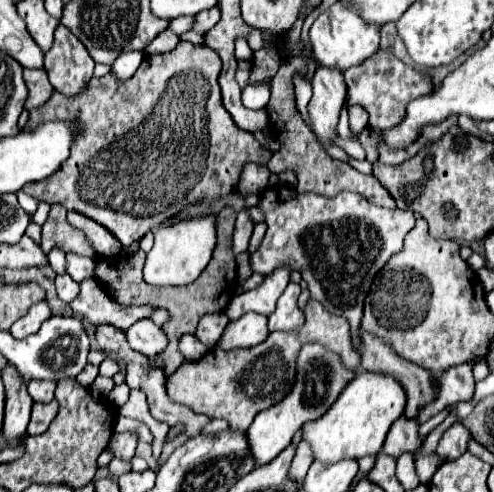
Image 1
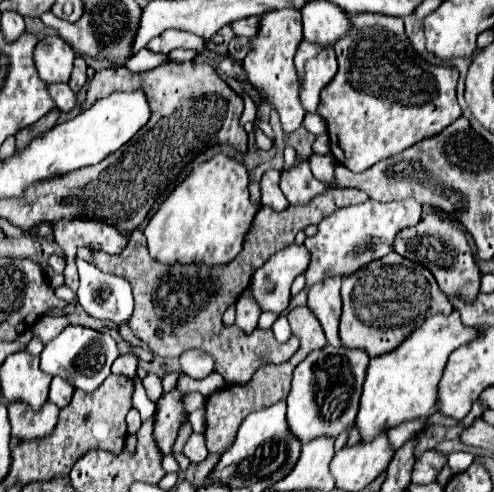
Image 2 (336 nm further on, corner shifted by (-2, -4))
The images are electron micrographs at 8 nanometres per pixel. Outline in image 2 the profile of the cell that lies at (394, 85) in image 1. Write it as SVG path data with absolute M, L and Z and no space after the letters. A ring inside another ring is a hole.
M364 14L352 16L352 22L352 32L334 44L338 74L320 94L318 114L328 122L334 158L352 172L364 172L368 166L440 134L462 116L462 110L456 100L458 70L428 64L408 44L402 18Z

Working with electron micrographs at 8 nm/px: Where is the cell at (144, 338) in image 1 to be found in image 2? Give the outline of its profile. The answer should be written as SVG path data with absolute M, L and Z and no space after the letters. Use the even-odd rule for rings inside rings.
M184 350L180 354L180 366L182 370L190 376L190 378L206 378L208 374L214 372L214 364L212 364L212 356L204 354L204 352L196 352L196 350Z

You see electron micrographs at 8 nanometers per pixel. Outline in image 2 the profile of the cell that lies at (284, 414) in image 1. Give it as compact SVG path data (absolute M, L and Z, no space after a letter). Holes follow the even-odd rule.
M326 346L312 350L296 368L292 388L286 398L288 412L286 422L290 432L302 442L310 442L318 436L340 436L348 426L354 424L358 412L358 400L366 378L370 358L362 350Z

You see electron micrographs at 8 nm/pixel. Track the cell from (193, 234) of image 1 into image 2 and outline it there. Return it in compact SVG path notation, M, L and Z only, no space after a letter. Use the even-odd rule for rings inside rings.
M218 154L212 160L196 166L150 218L148 226L144 228L150 256L170 266L206 264L212 268L228 264L240 252L244 234L248 232L252 216L258 212L258 208L260 206L252 204L248 198L246 168L240 162Z

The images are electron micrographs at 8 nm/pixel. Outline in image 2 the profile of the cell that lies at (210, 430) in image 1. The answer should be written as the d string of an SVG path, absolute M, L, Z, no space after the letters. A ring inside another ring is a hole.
M194 432L194 434L188 438L188 442L186 442L186 450L184 450L184 454L186 454L192 462L200 462L200 460L204 460L206 454L208 454L206 444L204 444L204 434Z

